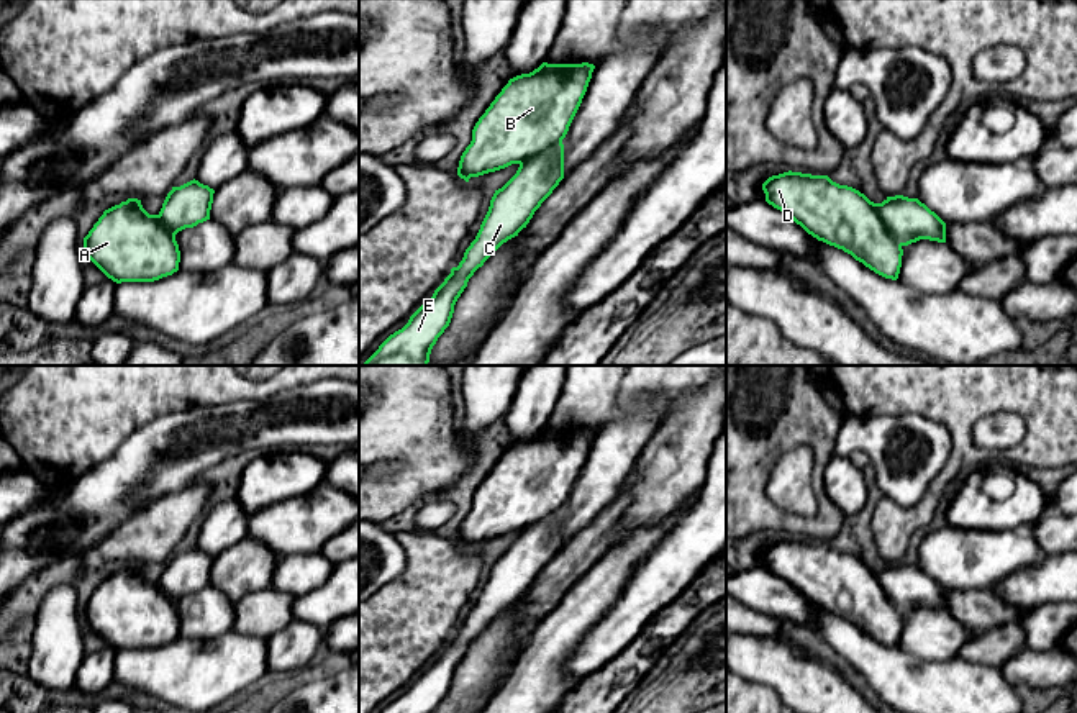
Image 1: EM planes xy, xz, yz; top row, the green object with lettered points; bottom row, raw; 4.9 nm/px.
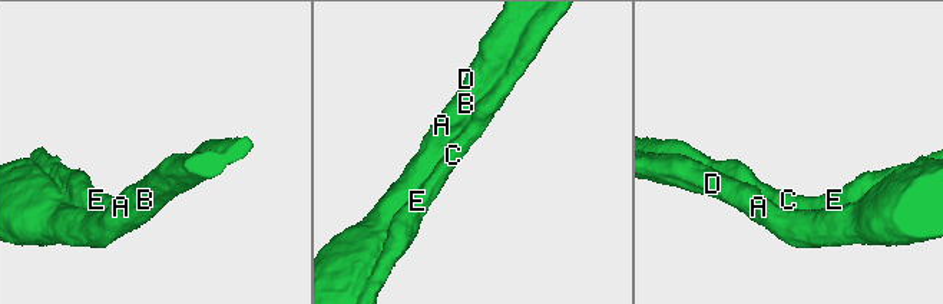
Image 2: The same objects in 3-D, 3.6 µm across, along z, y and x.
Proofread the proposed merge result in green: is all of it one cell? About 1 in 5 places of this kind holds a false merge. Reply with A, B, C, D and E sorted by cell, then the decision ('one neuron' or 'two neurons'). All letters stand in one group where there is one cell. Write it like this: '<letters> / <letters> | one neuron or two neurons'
A B D / C E | two neurons

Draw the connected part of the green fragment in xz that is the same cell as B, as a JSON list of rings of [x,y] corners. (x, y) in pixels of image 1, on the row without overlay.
[[[543,429],[529,441],[508,447],[472,497],[472,508],[461,523],[457,543],[469,549],[489,539],[523,531],[562,508],[582,470],[595,433]]]

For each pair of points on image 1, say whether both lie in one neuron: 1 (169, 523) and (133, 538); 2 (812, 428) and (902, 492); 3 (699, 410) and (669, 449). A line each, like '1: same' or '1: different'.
1: same
2: different
3: same

